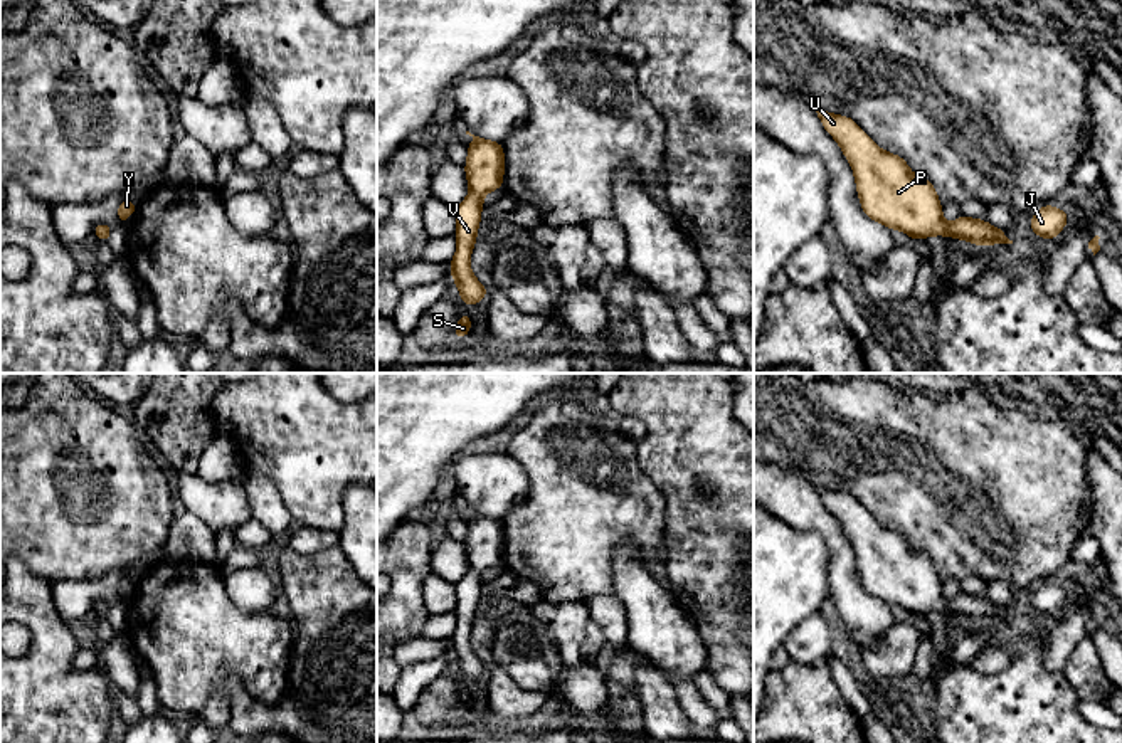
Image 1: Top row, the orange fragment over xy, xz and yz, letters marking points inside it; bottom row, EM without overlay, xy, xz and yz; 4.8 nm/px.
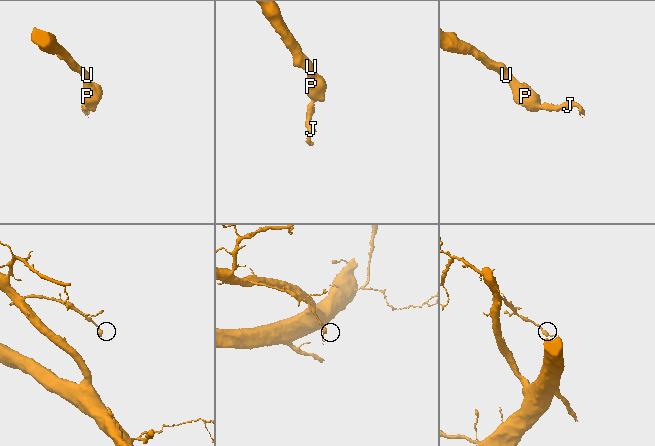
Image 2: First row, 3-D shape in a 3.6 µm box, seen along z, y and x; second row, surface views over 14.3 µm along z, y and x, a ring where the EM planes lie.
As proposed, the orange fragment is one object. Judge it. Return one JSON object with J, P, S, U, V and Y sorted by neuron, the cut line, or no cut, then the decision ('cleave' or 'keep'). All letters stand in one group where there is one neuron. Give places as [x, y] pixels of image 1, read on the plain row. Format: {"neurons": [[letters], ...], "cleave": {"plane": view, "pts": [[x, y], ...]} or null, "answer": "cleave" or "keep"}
{"neurons": [["J", "P", "S", "U", "V", "Y"]], "cleave": null, "answer": "keep"}

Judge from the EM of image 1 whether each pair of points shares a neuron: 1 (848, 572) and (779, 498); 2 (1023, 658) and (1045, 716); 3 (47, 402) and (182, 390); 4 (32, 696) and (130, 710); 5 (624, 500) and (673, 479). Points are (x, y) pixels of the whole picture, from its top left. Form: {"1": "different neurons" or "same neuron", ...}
{"1": "same neuron", "2": "same neuron", "3": "different neurons", "4": "different neurons", "5": "different neurons"}

